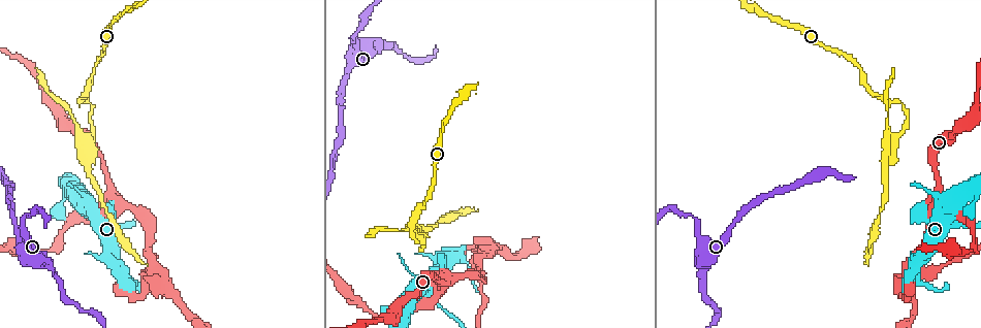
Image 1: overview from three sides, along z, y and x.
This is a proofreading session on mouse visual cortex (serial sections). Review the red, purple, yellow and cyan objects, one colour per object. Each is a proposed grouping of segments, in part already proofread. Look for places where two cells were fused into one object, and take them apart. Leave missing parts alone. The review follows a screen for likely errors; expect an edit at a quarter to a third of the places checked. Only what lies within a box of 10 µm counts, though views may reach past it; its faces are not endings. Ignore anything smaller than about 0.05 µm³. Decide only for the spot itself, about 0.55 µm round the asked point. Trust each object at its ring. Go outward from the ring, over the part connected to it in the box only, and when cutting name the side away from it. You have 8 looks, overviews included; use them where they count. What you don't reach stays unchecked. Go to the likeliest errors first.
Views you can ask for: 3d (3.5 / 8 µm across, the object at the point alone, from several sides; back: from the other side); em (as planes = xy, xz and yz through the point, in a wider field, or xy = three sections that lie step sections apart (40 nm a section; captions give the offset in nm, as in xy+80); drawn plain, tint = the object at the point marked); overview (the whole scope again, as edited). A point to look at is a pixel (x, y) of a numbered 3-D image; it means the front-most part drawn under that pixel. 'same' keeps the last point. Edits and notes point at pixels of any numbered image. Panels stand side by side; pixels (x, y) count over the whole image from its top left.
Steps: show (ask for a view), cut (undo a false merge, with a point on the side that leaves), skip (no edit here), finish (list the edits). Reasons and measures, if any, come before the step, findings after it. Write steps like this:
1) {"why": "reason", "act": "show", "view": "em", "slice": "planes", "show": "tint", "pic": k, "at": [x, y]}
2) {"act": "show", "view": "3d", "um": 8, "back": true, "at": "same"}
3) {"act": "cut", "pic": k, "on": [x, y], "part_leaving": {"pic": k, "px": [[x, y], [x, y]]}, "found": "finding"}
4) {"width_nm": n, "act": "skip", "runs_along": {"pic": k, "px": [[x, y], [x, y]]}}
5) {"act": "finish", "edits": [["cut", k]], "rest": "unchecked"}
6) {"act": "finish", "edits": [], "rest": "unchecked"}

{"why": "abrupt turn", "act": "show", "view": "3d", "um": 3.5, "pic": 1, "at": [353, 36]}

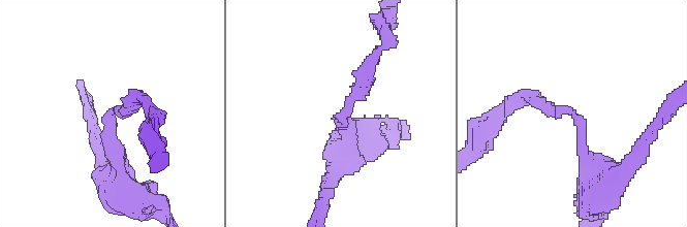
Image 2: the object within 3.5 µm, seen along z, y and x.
{"arm_widths_nm": [200, 250], "why": "need the tissue", "act": "show", "view": "em", "slice": "xy", "step": 1, "show": "tint", "pic": 2, "at": [571, 113]}

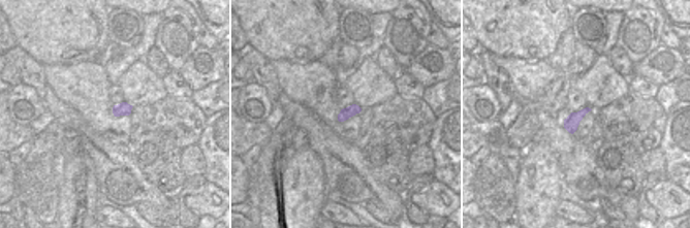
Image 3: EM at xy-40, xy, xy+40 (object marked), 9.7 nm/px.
{"act": "skip", "runs_along": {"pic": 2, "px": [[603, 170], [580, 146], [574, 114], [519, 97]]}, "found": "all the same cell"}

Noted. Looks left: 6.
{"why": "sudden change in width", "act": "show", "view": "3d", "um": 3.5, "pic": 1, "at": [894, 144]}

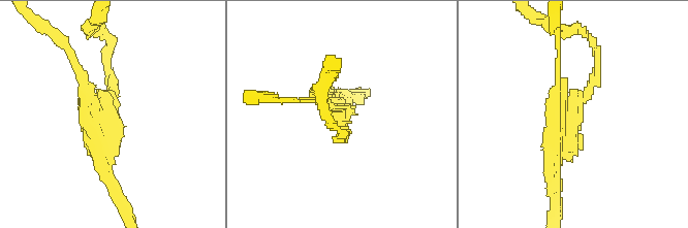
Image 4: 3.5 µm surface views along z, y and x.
{"act": "show", "view": "em", "slice": "planes", "show": "tint", "pic": 4, "at": [574, 109]}

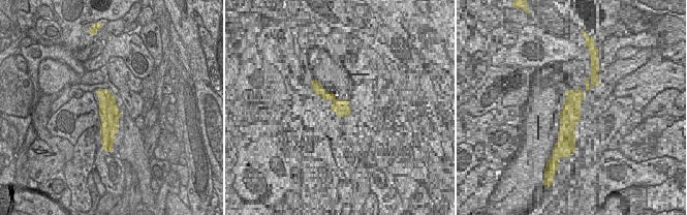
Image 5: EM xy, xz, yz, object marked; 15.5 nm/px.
{"act": "cut", "pic": 4, "on": [77, 71], "part_leaving": {"pic": 4, "px": [[105, 151], [105, 180], [128, 215]]}, "found": "two cells meet here"}

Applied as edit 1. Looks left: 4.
{"why": "redraw", "act": "show", "view": "overview"}

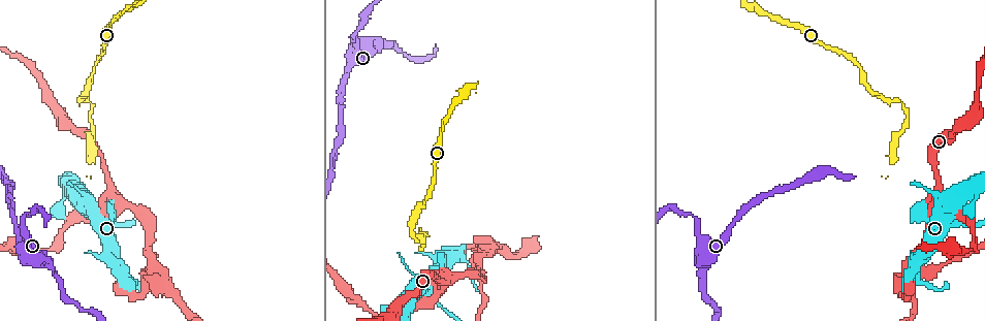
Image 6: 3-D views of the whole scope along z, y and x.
{"why": "three-way junction", "act": "show", "view": "3d", "um": 3.5, "pic": 6, "at": [443, 280]}

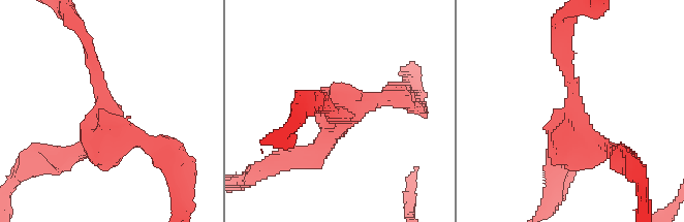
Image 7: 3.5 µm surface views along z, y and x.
{"act": "show", "view": "em", "slice": "xy", "step": 1, "show": "plain", "pic": 7, "at": [108, 129]}

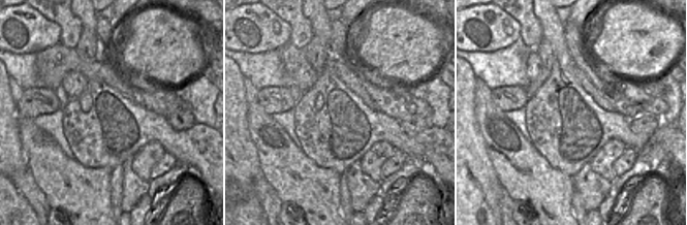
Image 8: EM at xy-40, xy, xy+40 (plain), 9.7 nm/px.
{"act": "show", "view": "em", "slice": "xy", "step": 1, "show": "tint", "at": "same"}

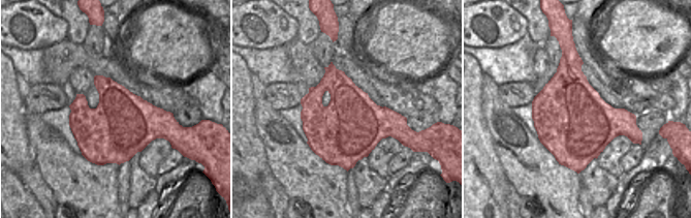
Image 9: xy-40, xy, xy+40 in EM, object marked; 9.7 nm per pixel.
{"act": "skip", "found": "all the same cell"}

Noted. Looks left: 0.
{"act": "finish", "edits": [["cut", 4]], "rest": "unchecked"}

